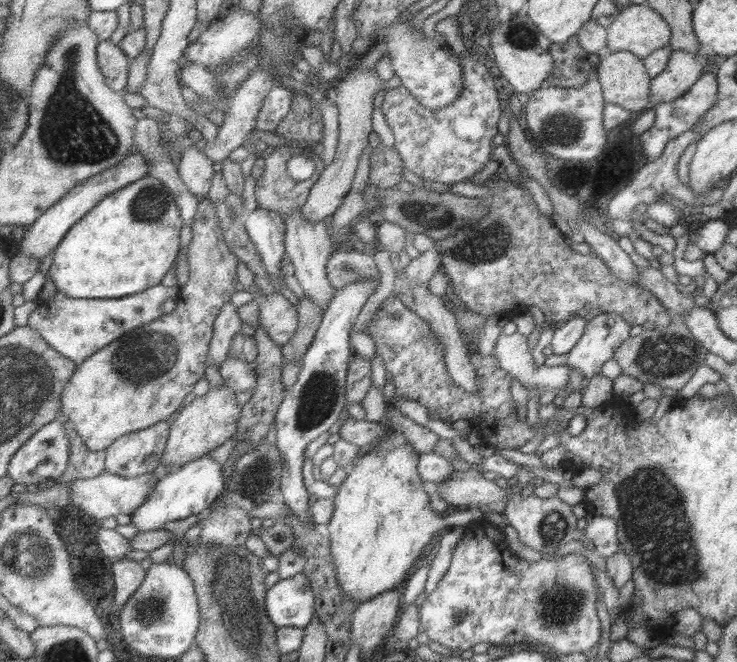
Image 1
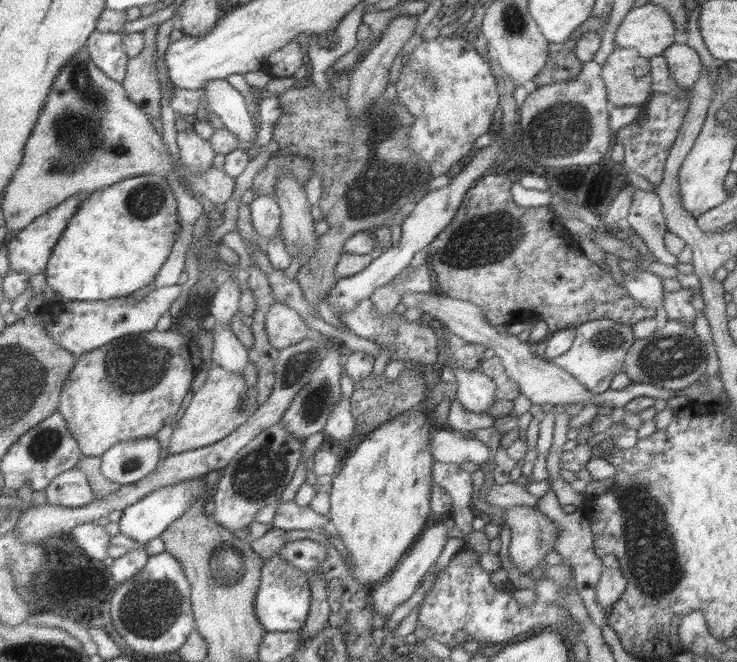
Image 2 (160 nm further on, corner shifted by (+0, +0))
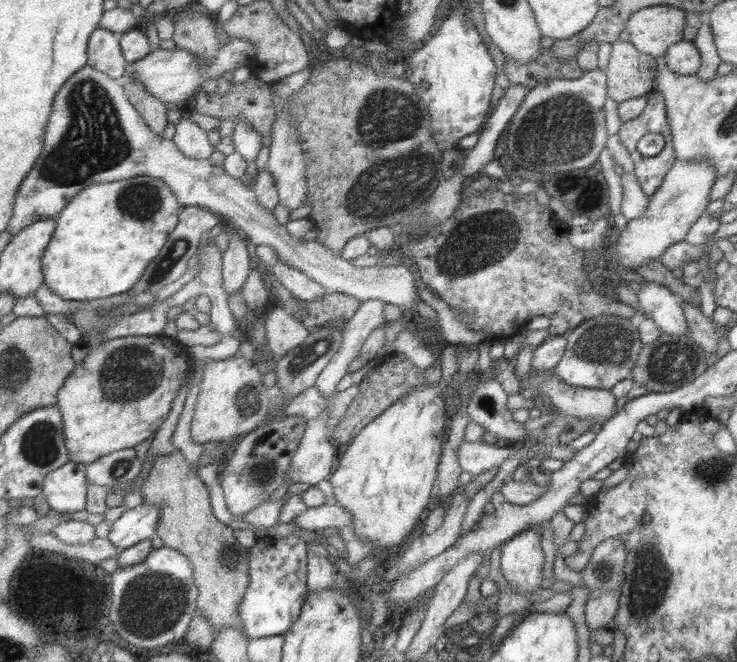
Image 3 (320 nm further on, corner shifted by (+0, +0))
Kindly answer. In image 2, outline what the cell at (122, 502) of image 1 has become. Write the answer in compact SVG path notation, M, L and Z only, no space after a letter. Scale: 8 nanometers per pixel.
M79 467L72 468L46 488L47 502L52 505L79 508L97 500L87 474Z

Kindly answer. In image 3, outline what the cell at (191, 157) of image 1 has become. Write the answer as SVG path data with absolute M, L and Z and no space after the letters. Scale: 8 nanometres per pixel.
M190 117L180 118L175 125L173 139L181 152L194 159L207 159L217 150L216 146L209 142L207 131L203 130L197 122L193 122Z

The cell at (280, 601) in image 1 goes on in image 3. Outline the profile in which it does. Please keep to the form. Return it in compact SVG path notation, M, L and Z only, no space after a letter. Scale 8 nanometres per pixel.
M297 534L279 538L267 535L257 537L256 543L248 548L248 559L250 560L251 582L248 591L240 602L238 612L244 633L249 640L255 640L256 638L277 636L289 632L293 622L299 618L300 608L303 606L309 591L307 587L307 544Z

